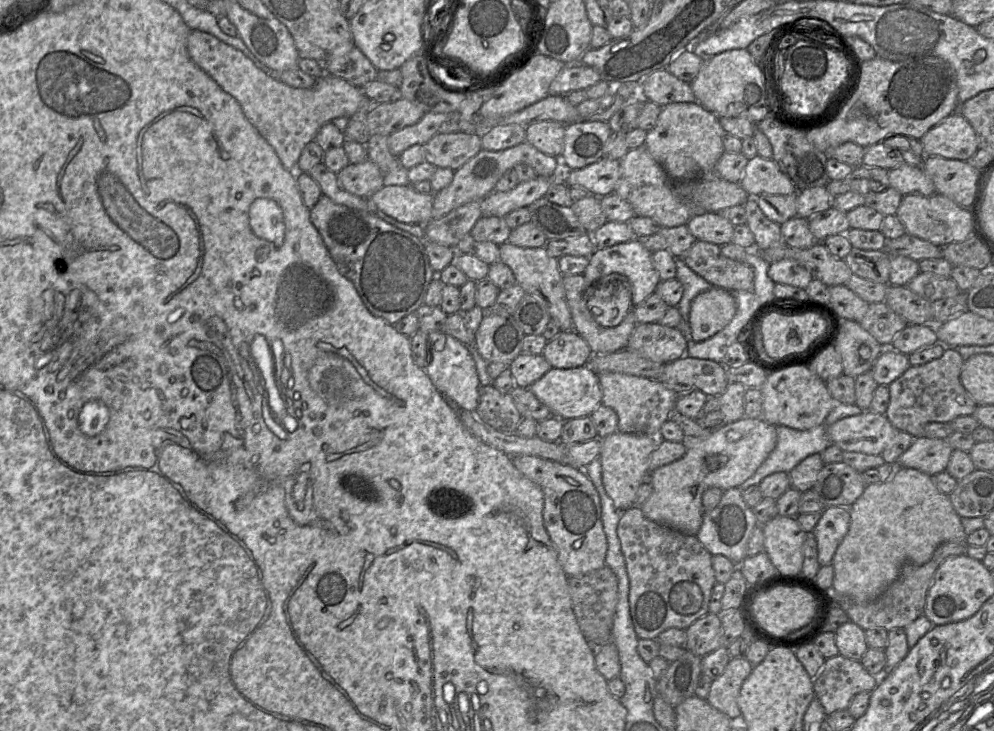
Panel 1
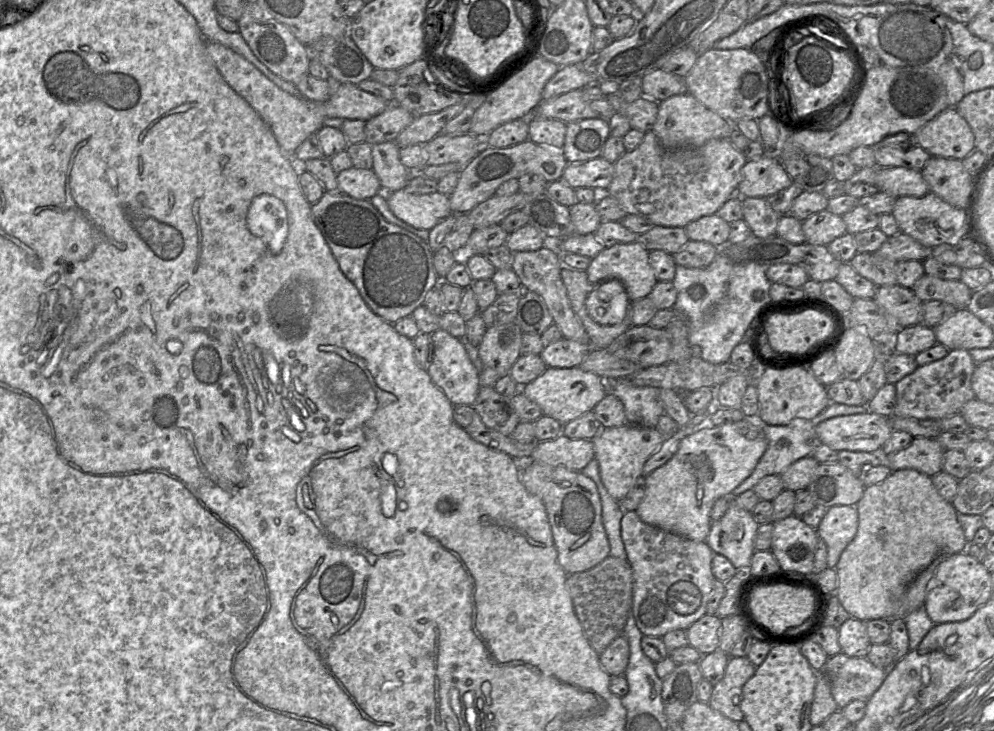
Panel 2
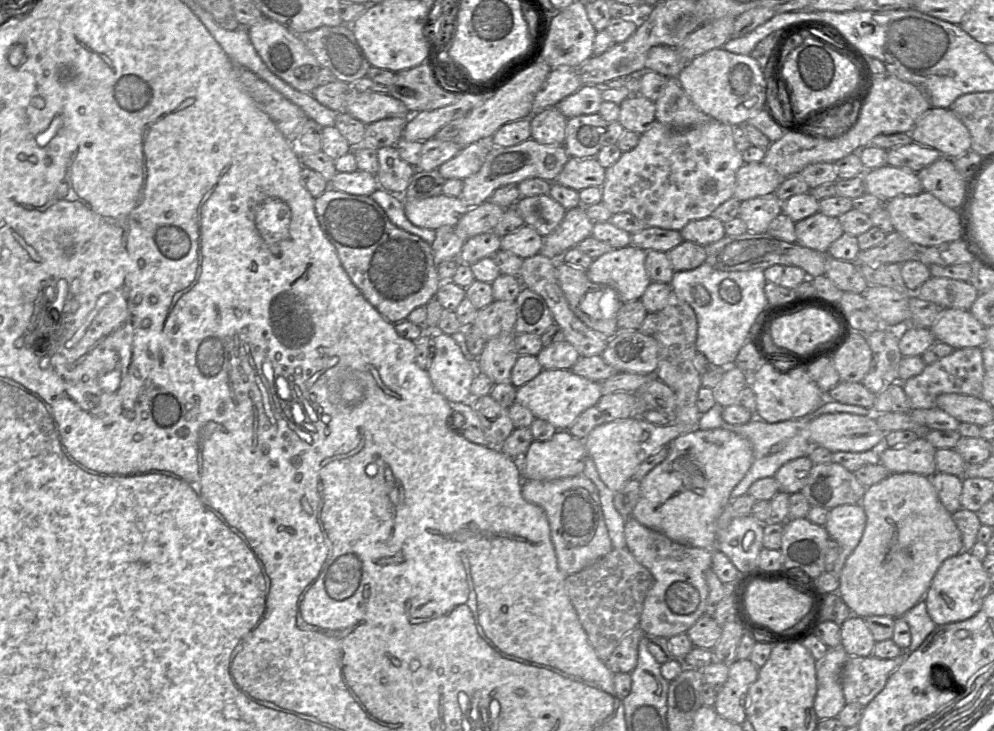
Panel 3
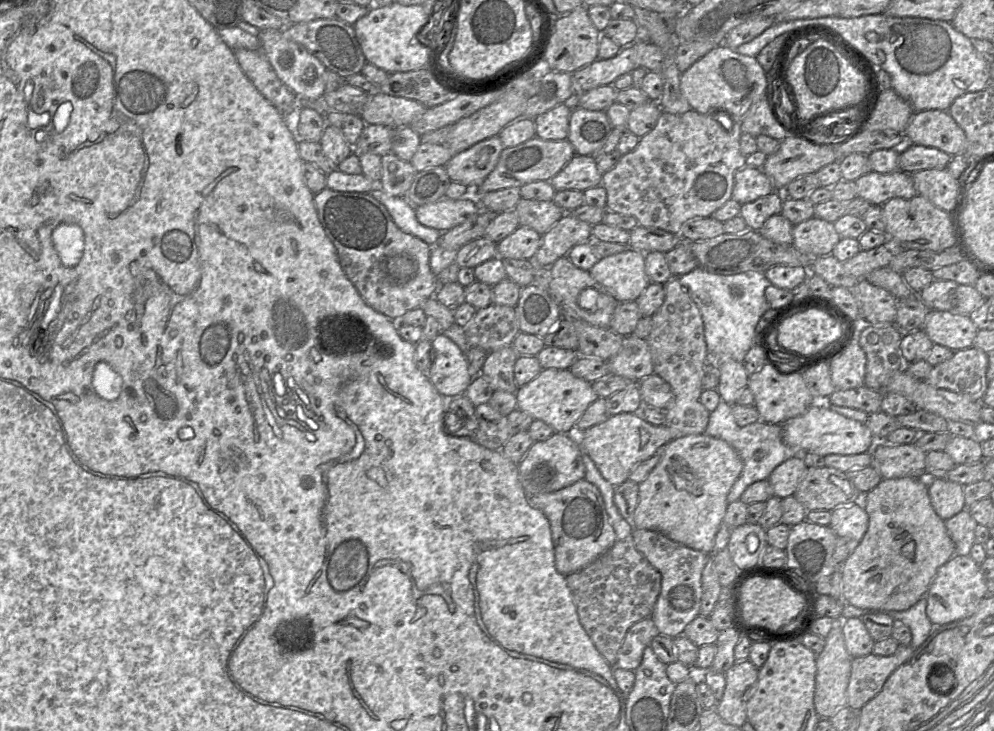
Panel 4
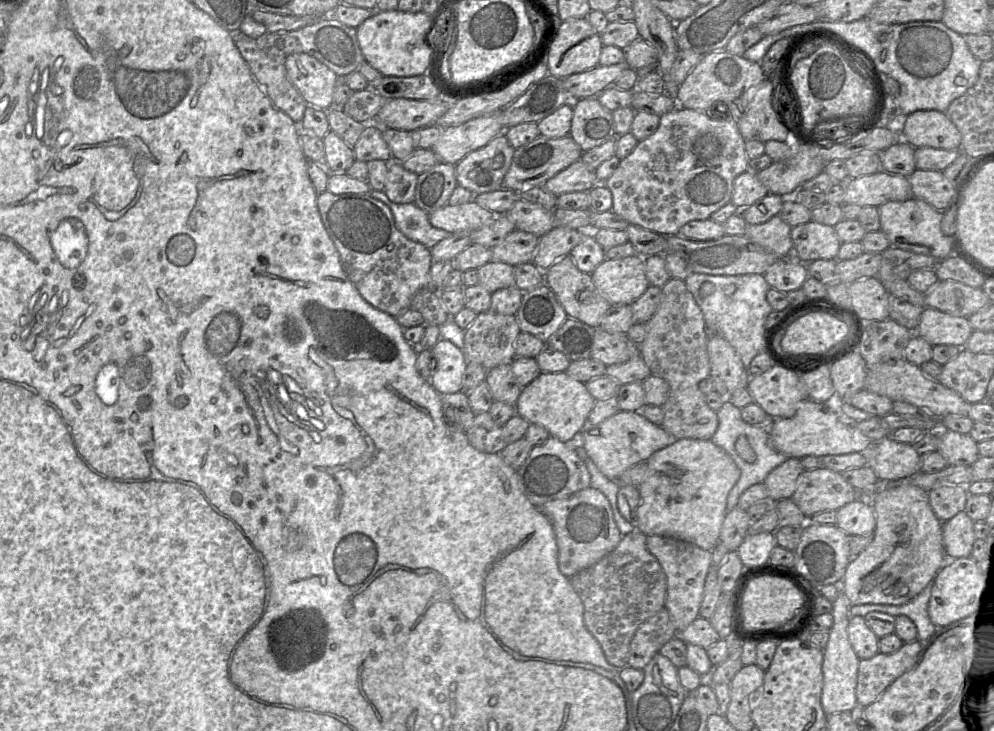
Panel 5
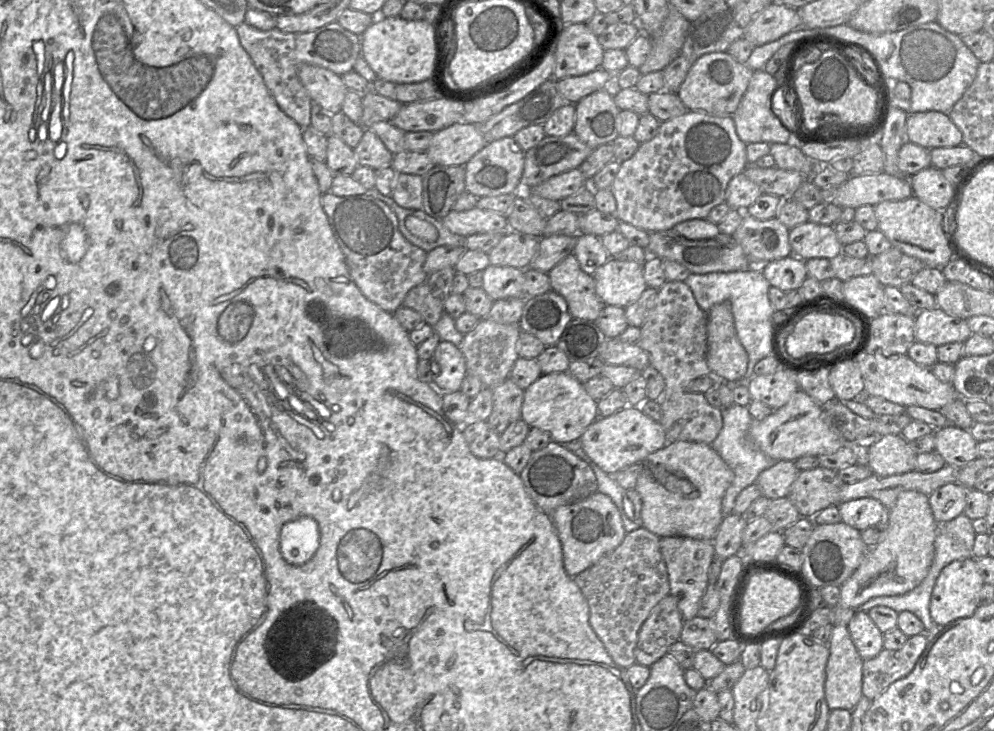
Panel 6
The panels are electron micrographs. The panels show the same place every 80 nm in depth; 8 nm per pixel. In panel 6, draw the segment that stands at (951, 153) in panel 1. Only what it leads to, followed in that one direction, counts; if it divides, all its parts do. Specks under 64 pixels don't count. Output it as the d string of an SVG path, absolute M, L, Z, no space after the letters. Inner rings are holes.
M925 111L908 114L908 140L927 149L963 144L963 135L948 114Z

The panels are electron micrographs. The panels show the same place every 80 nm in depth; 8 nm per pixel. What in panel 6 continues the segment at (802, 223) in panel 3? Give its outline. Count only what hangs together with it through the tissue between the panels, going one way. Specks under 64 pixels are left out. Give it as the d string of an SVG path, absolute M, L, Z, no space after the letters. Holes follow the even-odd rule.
M807 221L789 230L792 255L804 261L812 258L832 259L842 253L834 226Z

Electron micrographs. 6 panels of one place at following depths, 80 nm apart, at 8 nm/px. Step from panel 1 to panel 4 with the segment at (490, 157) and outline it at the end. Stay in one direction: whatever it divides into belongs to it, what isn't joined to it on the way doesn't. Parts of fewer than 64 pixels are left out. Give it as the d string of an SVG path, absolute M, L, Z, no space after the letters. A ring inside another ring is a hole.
M537 136L514 147L503 149L495 169L477 189L471 189L473 196L505 188L520 188L534 181L550 181L575 156L575 151L568 139L545 140Z

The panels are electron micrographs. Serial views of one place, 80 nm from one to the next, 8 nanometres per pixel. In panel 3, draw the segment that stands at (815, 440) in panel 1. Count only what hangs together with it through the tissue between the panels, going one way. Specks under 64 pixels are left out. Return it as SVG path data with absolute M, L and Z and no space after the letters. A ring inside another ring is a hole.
M825 399L816 410L803 418L791 419L789 421L778 423L767 423L758 419L757 417L754 417L746 424L730 425L722 419L722 410L722 406L715 404L707 413L702 414L699 421L699 429L709 430L724 428L730 430L747 439L750 442L753 451L753 462L751 467L743 479L732 490L730 500L734 500L739 496L748 494L750 486L755 481L763 478L774 477L777 471L787 462L799 457L808 456L812 445L807 439L807 424L815 418L829 413L849 413L860 416L871 416L873 414L873 410L869 408L841 404Z

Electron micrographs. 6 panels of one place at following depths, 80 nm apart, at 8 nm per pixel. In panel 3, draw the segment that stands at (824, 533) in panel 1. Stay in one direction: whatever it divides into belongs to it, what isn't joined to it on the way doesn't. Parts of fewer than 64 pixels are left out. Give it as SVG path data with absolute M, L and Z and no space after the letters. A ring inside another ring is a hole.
M860 503L840 505L828 512L824 528L840 546L840 553L832 570L838 580L846 559L861 540L865 525L866 514Z

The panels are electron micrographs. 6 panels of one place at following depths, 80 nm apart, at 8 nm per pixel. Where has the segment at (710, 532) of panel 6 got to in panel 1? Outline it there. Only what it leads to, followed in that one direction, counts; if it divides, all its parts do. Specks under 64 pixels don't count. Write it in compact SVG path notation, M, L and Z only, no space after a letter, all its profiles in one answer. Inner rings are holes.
M747 417L718 427L705 438L686 439L687 450L682 458L651 472L652 493L639 507L649 520L696 536L703 521L703 493L713 487L722 491L738 488L756 472L776 442L774 425L763 418Z

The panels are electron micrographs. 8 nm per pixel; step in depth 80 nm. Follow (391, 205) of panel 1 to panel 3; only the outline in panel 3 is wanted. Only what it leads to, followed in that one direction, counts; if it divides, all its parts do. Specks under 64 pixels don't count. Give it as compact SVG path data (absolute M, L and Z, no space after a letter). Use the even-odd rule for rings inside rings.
M445 194L404 200L408 220L415 226L433 230L441 226L456 226L469 209L459 197Z

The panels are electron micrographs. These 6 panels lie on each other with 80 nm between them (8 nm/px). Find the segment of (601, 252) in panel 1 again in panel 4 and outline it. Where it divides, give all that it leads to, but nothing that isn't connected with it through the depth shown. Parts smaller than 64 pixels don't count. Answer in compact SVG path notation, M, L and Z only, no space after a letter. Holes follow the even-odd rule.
M633 248L598 260L589 272L618 303L636 301L650 283L645 271L645 253Z

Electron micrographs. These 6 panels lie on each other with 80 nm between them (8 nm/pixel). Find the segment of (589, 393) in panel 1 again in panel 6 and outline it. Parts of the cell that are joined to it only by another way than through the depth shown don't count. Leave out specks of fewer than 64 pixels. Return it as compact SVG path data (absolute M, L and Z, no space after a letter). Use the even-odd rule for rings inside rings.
M568 372L542 374L524 390L521 419L532 428L545 431L557 443L566 444L580 439L598 417L597 401L589 396L584 384Z

